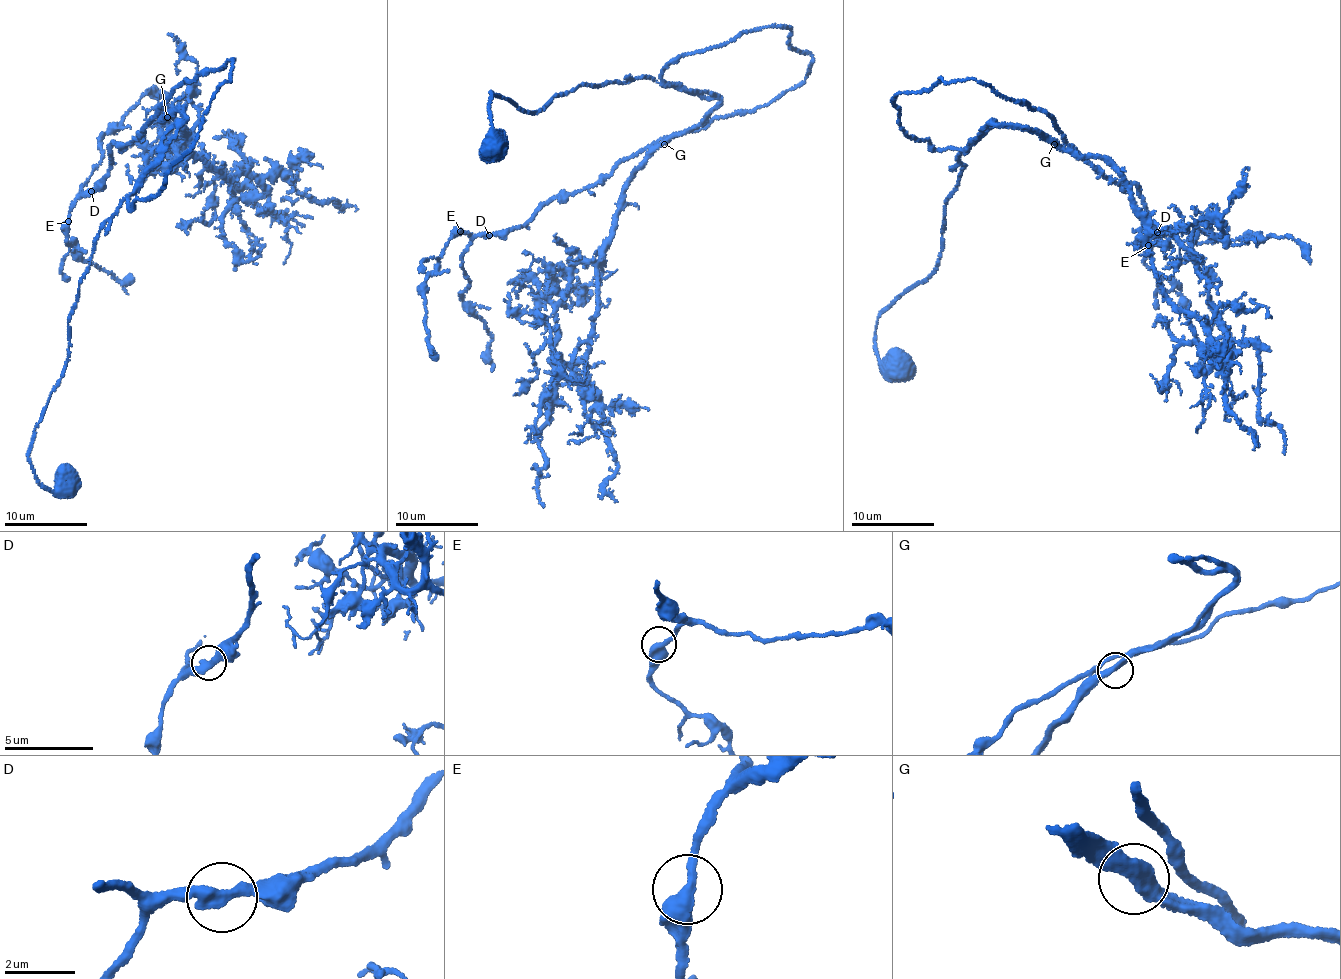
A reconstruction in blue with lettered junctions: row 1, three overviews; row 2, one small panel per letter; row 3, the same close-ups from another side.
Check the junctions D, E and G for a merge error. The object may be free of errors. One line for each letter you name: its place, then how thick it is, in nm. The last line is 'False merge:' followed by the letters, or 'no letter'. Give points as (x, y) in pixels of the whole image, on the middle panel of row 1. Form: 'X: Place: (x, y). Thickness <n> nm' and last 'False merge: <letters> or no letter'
False merge: no letter

